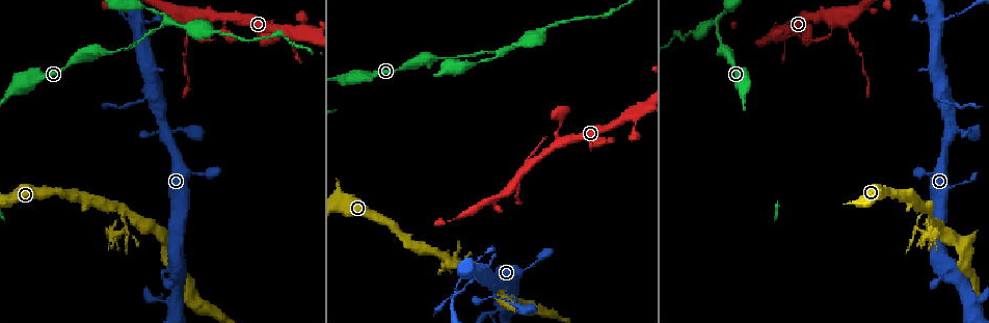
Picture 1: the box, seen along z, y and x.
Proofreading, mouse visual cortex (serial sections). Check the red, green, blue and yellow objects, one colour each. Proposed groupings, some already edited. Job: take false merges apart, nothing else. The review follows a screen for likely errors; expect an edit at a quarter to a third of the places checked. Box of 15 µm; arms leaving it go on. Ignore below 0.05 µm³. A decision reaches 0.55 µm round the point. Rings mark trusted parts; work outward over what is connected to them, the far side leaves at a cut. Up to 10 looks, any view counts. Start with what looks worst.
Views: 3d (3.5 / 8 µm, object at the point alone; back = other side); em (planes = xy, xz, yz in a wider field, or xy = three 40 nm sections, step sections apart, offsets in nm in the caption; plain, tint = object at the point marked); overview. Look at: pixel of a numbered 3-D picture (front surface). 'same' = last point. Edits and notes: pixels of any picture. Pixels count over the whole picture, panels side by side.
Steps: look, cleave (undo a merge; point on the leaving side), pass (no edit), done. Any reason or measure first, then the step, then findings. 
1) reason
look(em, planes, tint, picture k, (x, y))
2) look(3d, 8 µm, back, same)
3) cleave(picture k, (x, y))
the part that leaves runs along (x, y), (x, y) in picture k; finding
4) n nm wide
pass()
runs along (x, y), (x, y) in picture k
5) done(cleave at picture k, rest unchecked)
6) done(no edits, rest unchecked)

look(3d, 8 µm, back, picture 1, (147, 96))

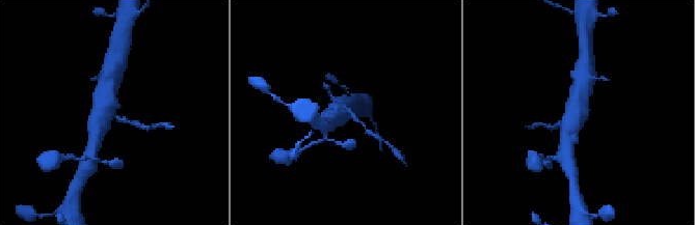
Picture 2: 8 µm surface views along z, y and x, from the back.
look(em, planes, tint, picture 2, (112, 113))

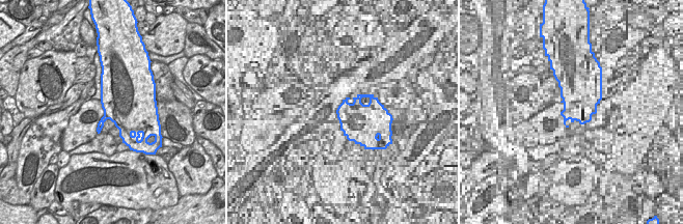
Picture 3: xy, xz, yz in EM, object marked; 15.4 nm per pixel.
pass()
one cell here

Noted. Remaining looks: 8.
abrupt turn
look(3d, 3.5 µm, picture 1, (917, 227))

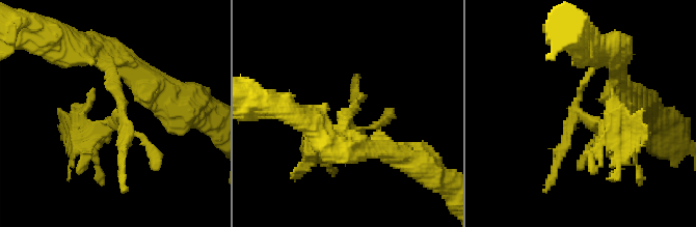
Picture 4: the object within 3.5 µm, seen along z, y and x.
pass()
runs along (94, 49), (122, 109), (80, 135) in picture 4; continuous, no second cell

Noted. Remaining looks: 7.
abrupt turn
look(3d, 3.5 µm, picture 1, (498, 50))

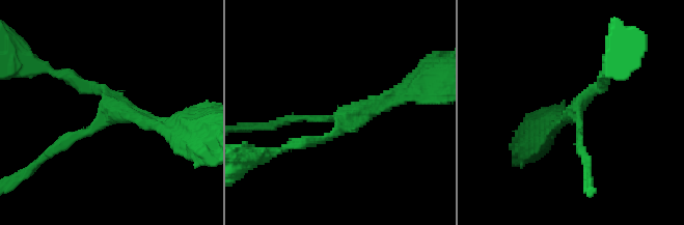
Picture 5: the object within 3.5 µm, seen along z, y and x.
3 arms; arms of 150, 150, 200 nm
look(em, xy, step 3, tint, picture 5, (344, 115))

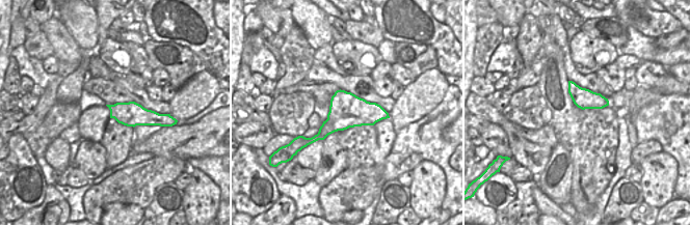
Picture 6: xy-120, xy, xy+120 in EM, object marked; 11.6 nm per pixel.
pass()
one cell here

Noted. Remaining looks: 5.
sharp bend
look(3d, 8 µm, picture 1, (975, 300))

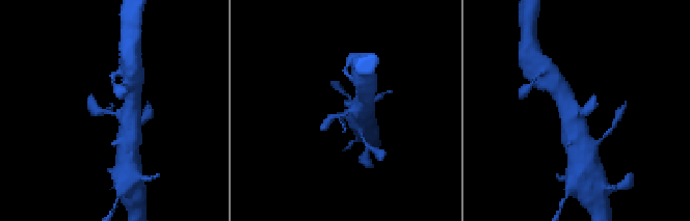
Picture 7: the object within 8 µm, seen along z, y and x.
look(em, xy, step 5, tint, picture 7, (576, 113))

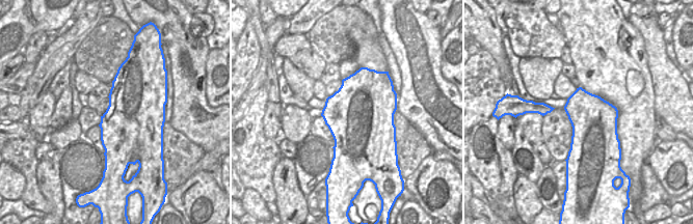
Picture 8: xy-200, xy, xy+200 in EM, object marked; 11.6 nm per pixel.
pass()
runs along (366, 97), (357, 111), (327, 122) in picture 7; all the same cell

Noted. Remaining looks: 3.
done(no edits, rest unchecked)

